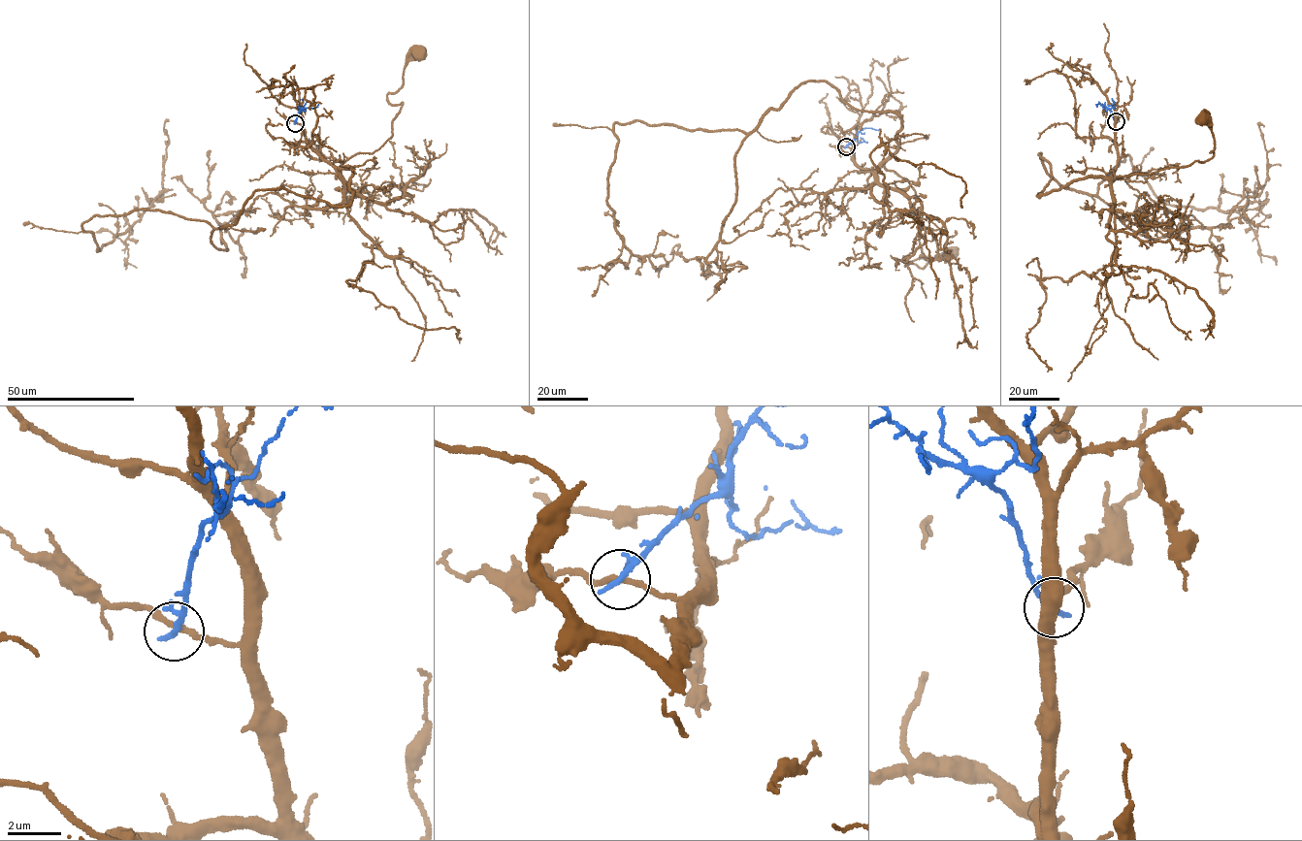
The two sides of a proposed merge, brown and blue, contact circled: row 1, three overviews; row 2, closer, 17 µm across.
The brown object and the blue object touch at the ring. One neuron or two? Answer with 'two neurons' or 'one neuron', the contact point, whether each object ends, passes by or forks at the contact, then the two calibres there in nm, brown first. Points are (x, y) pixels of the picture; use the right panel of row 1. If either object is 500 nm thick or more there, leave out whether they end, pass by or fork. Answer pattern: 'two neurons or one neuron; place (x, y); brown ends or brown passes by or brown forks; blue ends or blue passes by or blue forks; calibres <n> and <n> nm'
two neurons; place (1116, 121); brown passes by; blue ends; calibres 200 and 240 nm

